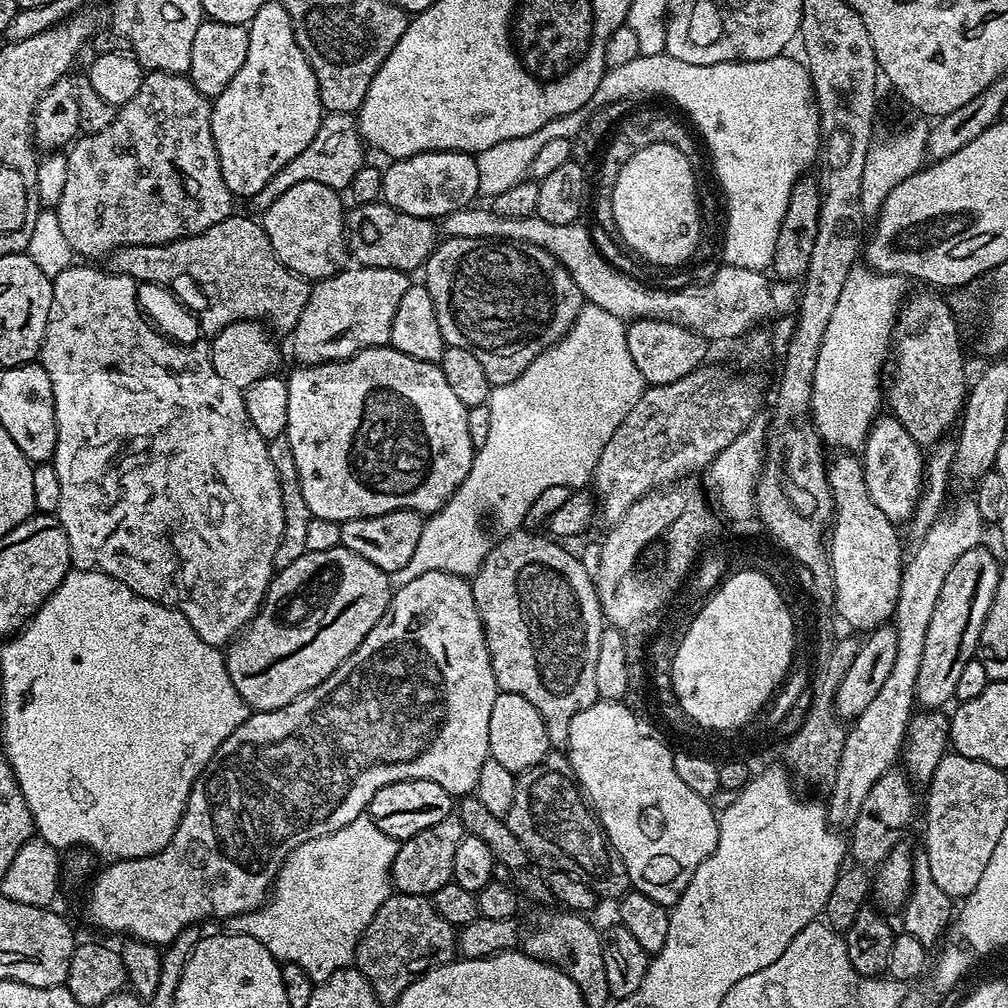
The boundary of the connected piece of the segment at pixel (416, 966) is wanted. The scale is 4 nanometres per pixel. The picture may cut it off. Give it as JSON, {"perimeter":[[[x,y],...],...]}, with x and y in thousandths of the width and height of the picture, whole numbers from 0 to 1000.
{"perimeter":[[[393,885],[379,895],[375,907],[363,919],[353,939],[351,959],[367,974],[373,988],[392,990],[430,957],[453,951],[453,928],[453,922],[435,907],[426,890]]]}

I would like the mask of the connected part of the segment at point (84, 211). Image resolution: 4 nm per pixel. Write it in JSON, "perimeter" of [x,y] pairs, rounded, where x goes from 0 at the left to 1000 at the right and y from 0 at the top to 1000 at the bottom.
{"perimeter":[[[147,71],[141,85],[137,85],[137,93],[129,97],[129,101],[118,104],[113,121],[105,125],[105,129],[97,129],[97,133],[83,133],[66,148],[67,157],[65,185],[63,186],[61,199],[55,204],[58,220],[62,223],[62,232],[65,240],[69,240],[72,251],[79,254],[106,255],[107,251],[125,244],[153,244],[154,242],[168,242],[186,234],[194,234],[200,228],[208,228],[225,214],[231,213],[232,195],[224,185],[224,177],[220,177],[220,165],[216,161],[216,149],[212,145],[210,132],[210,104],[211,100],[198,92],[186,74],[177,71]]]}

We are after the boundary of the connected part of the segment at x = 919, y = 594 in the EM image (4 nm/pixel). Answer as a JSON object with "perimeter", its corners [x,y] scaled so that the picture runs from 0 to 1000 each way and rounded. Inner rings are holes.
{"perimeter":[[[956,496],[939,505],[927,518],[927,522],[912,533],[909,549],[897,561],[897,569],[893,574],[891,597],[887,608],[887,622],[891,629],[891,646],[887,652],[887,662],[883,664],[875,685],[844,715],[837,727],[835,752],[831,756],[829,773],[824,775],[825,791],[819,794],[821,816],[826,819],[843,819],[851,812],[851,804],[855,804],[855,796],[859,788],[863,788],[863,780],[875,772],[875,768],[886,765],[888,756],[894,749],[897,730],[901,726],[901,717],[907,709],[909,693],[909,677],[911,664],[915,661],[915,645],[919,643],[919,625],[923,621],[923,613],[927,609],[927,600],[931,598],[931,589],[935,589],[935,577],[938,577],[938,569],[942,569],[942,562],[958,550],[958,546],[973,543],[976,532],[976,516],[972,513],[972,504],[962,497]]]}

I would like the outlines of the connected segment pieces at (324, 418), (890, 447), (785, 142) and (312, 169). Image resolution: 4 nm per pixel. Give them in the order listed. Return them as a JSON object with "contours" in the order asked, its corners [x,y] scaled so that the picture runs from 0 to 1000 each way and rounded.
{"contours":[[[[382,343],[364,345],[342,357],[294,363],[290,370],[285,370],[284,376],[288,387],[284,432],[288,438],[288,446],[292,446],[292,458],[296,458],[296,478],[300,482],[300,494],[304,494],[304,502],[308,502],[313,515],[340,518],[383,510],[391,506],[411,506],[418,510],[428,510],[442,502],[442,498],[458,482],[462,470],[466,470],[470,445],[466,438],[466,426],[462,424],[465,405],[450,392],[447,383],[442,380],[442,374],[438,372],[436,361],[419,359],[415,355],[407,355],[407,351],[399,351],[391,344]]],[[[877,411],[865,420],[855,445],[857,477],[859,486],[863,486],[863,494],[867,494],[867,502],[871,502],[887,521],[893,522],[896,516],[898,519],[905,515],[917,481],[918,455],[913,440],[899,431],[899,423],[895,423],[888,413]]],[[[662,52],[645,54],[628,58],[618,65],[603,67],[597,81],[593,81],[593,89],[589,89],[587,94],[587,103],[591,105],[614,99],[627,101],[630,95],[660,95],[676,107],[674,110],[692,132],[701,154],[702,151],[706,154],[710,175],[722,197],[717,261],[736,264],[736,268],[758,270],[765,263],[768,240],[772,240],[772,224],[776,224],[775,217],[780,212],[784,192],[790,180],[805,168],[802,166],[811,162],[815,147],[813,116],[806,93],[806,79],[802,76],[801,66],[791,60],[785,60],[782,54],[775,54],[763,60],[732,60],[724,63],[688,65],[685,62],[673,62],[673,58]]],[[[326,111],[318,118],[315,125],[315,133],[300,149],[300,153],[295,153],[260,185],[256,193],[249,195],[248,202],[255,206],[255,211],[261,212],[272,200],[272,196],[277,196],[279,192],[284,192],[288,185],[296,185],[296,181],[319,181],[319,185],[327,185],[334,188],[344,188],[351,173],[360,167],[363,162],[363,144],[357,135],[357,125],[354,116],[347,111]]]]}

